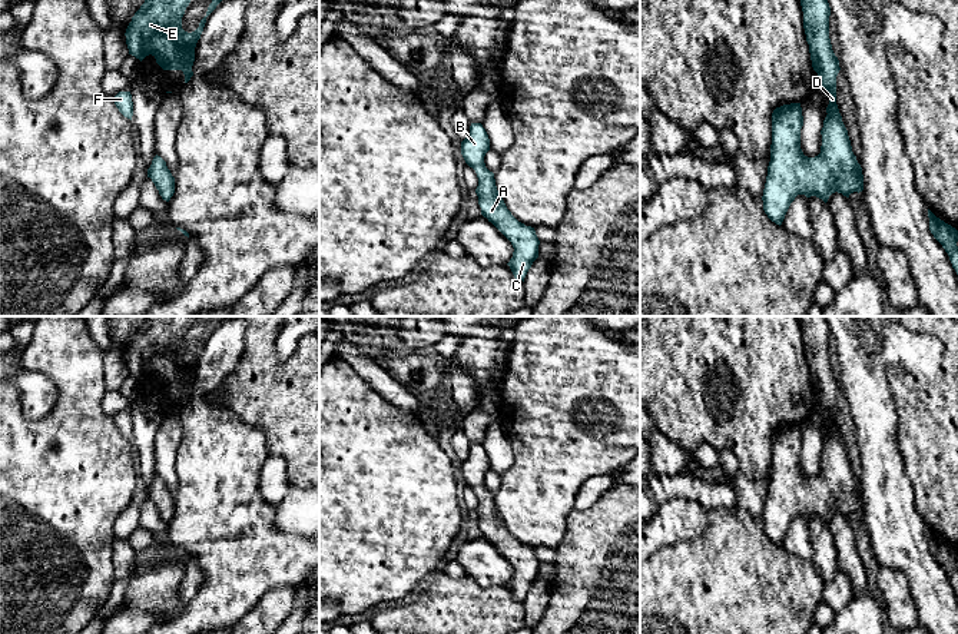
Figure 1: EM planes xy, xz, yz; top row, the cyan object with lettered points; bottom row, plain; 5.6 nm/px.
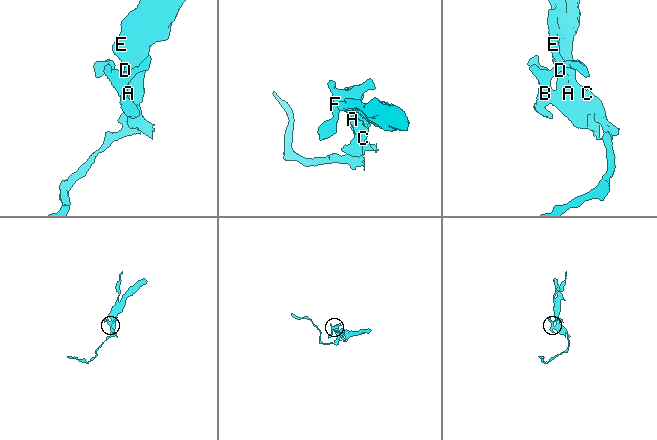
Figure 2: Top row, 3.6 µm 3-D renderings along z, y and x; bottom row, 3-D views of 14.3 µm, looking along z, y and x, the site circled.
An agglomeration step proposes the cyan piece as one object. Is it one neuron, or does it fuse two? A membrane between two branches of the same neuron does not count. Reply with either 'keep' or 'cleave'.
keep

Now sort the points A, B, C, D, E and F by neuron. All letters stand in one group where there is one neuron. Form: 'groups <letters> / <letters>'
groups A B C D E F

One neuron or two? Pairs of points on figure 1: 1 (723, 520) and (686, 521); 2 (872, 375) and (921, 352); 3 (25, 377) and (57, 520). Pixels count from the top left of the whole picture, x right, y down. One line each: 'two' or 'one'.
1: two
2: one
3: two

